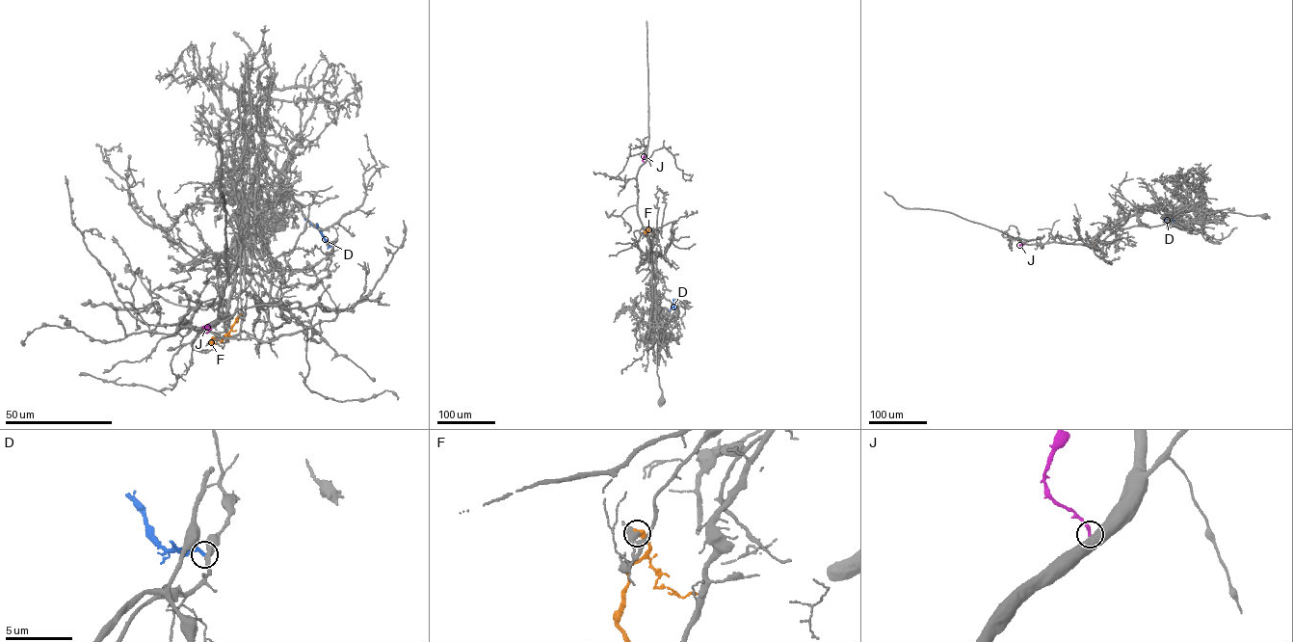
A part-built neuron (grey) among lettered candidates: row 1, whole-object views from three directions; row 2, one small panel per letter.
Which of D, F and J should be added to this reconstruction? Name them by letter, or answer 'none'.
none

